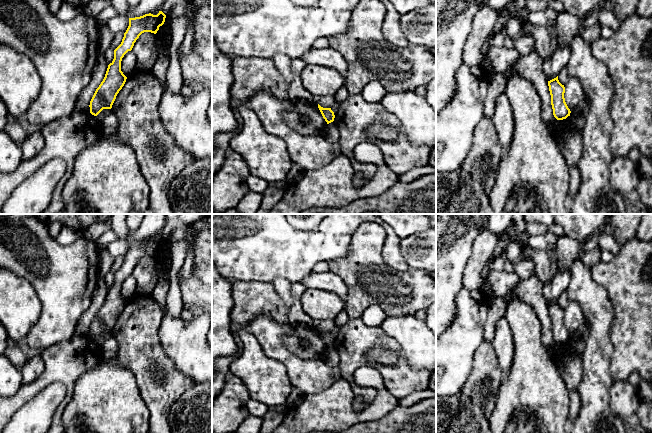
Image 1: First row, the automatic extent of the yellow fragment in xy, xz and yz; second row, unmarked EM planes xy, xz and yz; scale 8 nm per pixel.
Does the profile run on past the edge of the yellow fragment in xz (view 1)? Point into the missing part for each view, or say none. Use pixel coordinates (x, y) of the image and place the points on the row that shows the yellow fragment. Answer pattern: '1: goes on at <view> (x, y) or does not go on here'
1: does not go on here

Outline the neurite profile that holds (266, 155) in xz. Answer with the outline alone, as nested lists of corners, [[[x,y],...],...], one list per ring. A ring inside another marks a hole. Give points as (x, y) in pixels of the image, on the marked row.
[[[248,104],[236,107],[240,132],[229,147],[245,160],[252,176],[267,182],[286,181],[292,167],[285,142],[269,134]]]

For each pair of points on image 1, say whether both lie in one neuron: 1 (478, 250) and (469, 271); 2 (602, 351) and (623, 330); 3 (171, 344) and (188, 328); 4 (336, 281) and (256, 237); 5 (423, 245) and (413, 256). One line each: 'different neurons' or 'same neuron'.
1: same neuron
2: different neurons
3: same neuron
4: different neurons
5: same neuron

